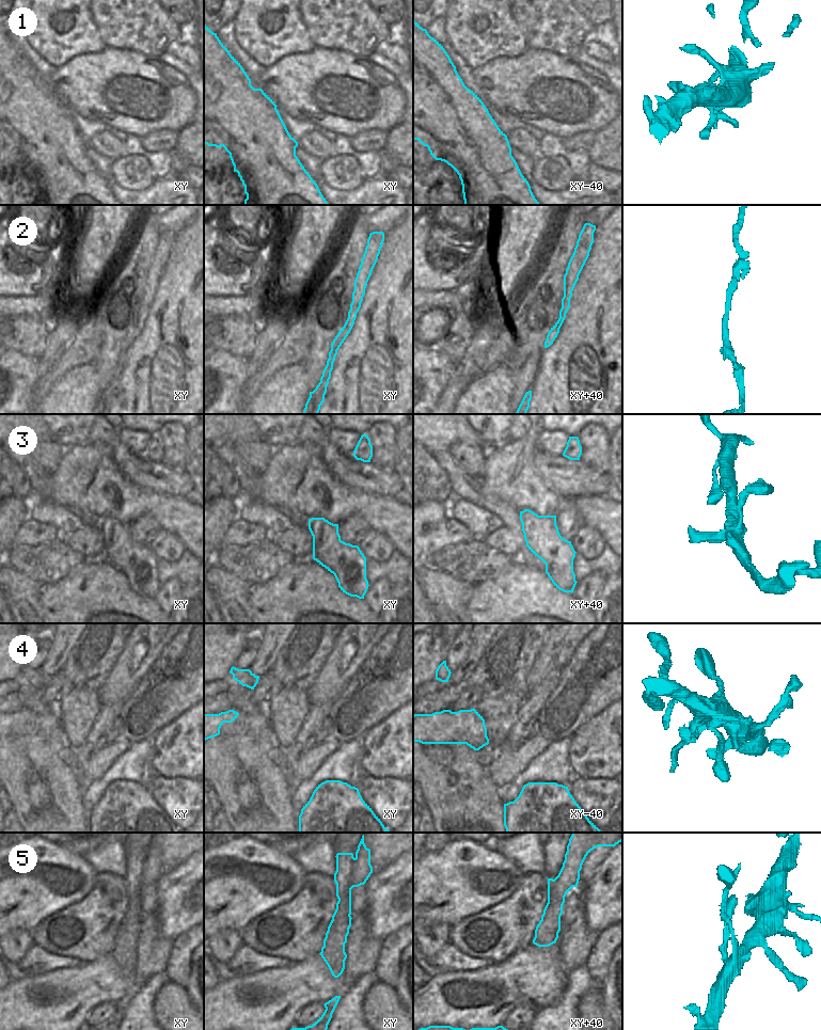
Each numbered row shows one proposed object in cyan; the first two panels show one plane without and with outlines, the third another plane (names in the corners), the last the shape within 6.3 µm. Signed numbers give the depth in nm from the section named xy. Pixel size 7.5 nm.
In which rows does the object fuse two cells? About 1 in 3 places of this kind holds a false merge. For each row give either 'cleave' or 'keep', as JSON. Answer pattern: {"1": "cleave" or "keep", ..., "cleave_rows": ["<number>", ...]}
{"1": "keep", "2": "keep", "3": "keep", "4": "keep", "5": "cleave", "cleave_rows": ["5"]}

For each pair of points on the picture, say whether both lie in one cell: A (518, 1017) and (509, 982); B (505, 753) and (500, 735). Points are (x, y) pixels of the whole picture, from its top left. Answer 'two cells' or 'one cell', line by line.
A: two cells
B: two cells

